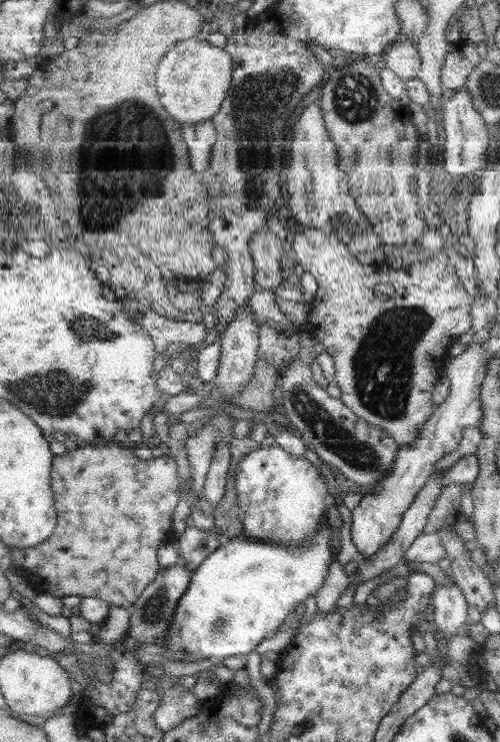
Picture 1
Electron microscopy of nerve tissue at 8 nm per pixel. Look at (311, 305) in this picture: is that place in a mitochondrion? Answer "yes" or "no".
no

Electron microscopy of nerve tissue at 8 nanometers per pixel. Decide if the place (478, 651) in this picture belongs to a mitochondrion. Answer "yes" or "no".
no

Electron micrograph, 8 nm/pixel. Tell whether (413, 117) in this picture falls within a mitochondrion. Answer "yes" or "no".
no

